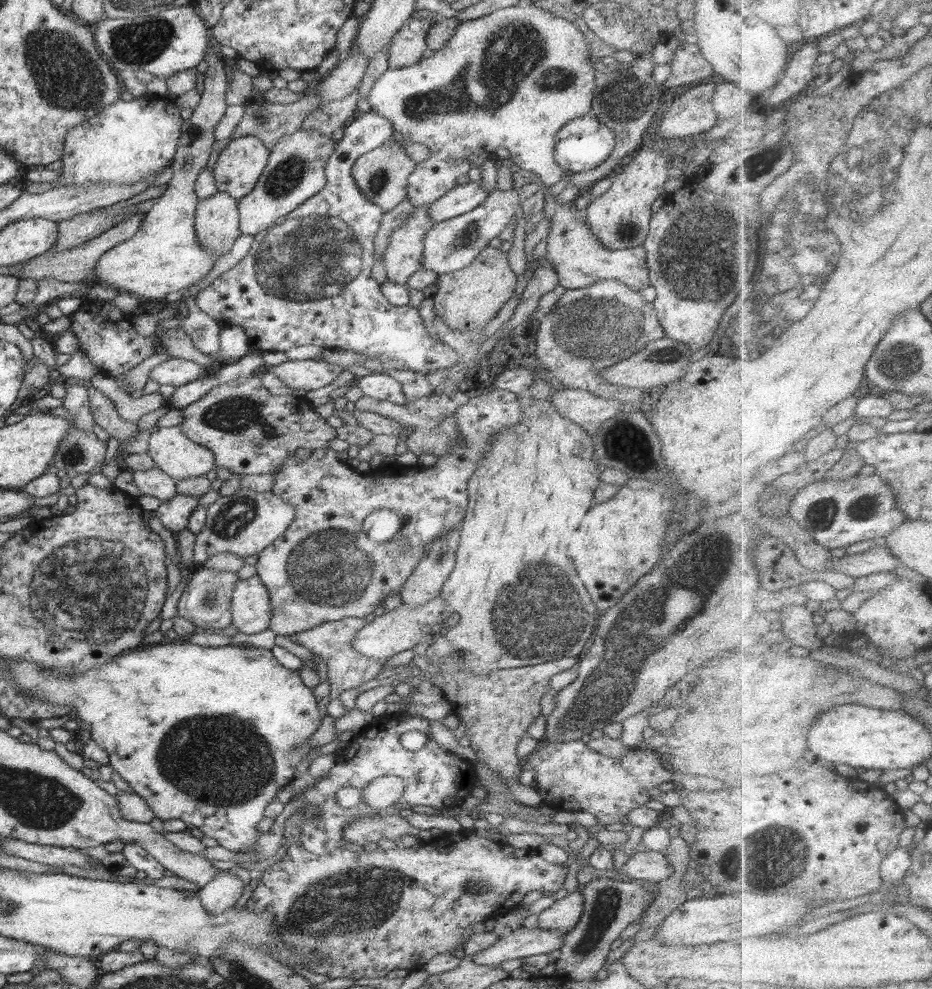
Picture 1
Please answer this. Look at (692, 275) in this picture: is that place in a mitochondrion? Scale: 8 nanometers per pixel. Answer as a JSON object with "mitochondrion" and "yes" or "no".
{"mitochondrion":"yes"}

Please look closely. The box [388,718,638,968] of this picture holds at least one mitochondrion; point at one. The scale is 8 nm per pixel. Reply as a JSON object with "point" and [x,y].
{"point":[603,910]}

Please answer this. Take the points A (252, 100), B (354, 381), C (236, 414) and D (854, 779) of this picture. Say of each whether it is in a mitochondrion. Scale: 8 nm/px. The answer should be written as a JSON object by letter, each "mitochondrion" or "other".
{"A":"other","B":"other","C":"mitochondrion","D":"other"}

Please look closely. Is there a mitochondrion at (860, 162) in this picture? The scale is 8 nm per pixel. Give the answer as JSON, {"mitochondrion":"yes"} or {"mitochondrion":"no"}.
{"mitochondrion":"yes"}

